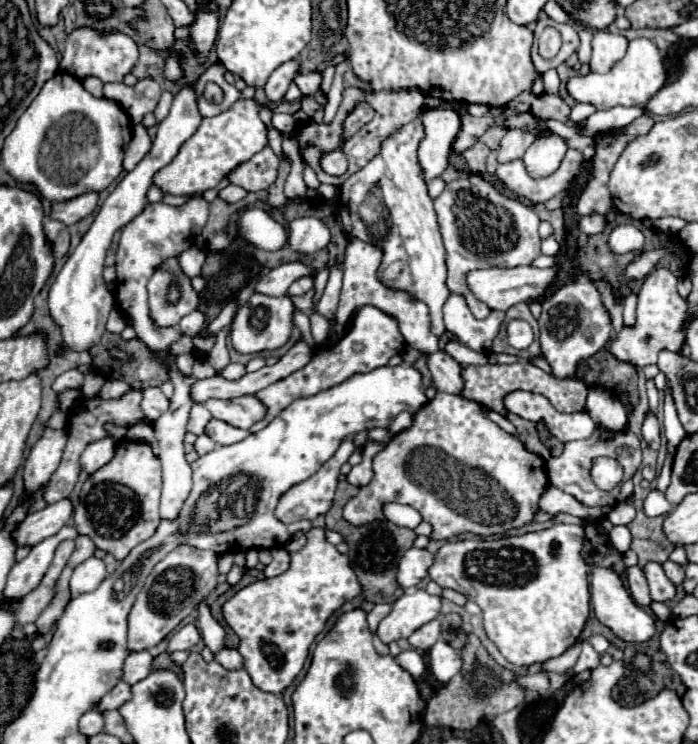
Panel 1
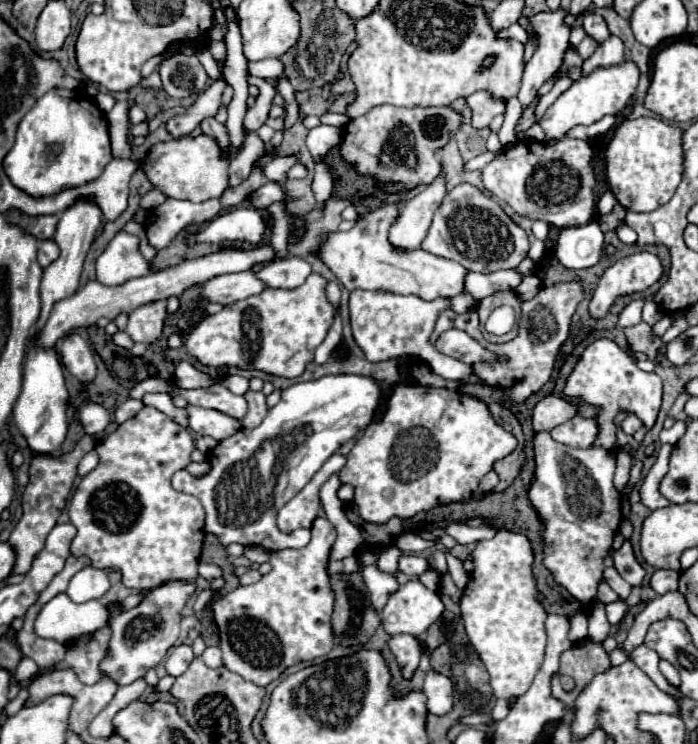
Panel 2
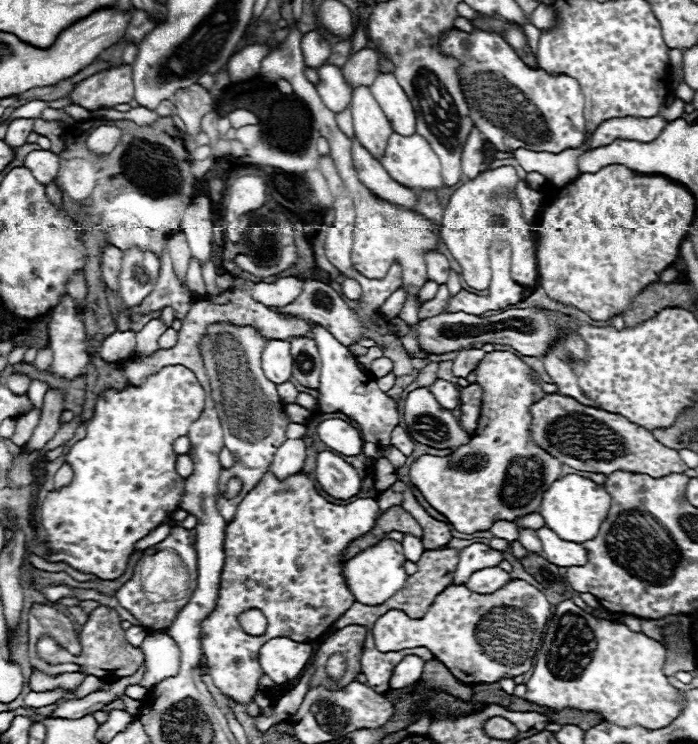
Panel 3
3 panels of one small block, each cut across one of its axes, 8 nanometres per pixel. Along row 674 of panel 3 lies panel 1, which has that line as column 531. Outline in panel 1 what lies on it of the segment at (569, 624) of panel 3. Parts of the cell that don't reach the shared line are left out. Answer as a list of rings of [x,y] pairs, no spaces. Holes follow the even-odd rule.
[[[556,524],[540,532],[522,536],[506,536],[498,540],[458,540],[446,542],[428,568],[428,576],[442,588],[452,588],[482,608],[484,630],[502,656],[516,668],[546,662],[568,650],[578,638],[590,614],[590,592],[586,570],[590,566],[582,558],[584,530],[582,526]]]

